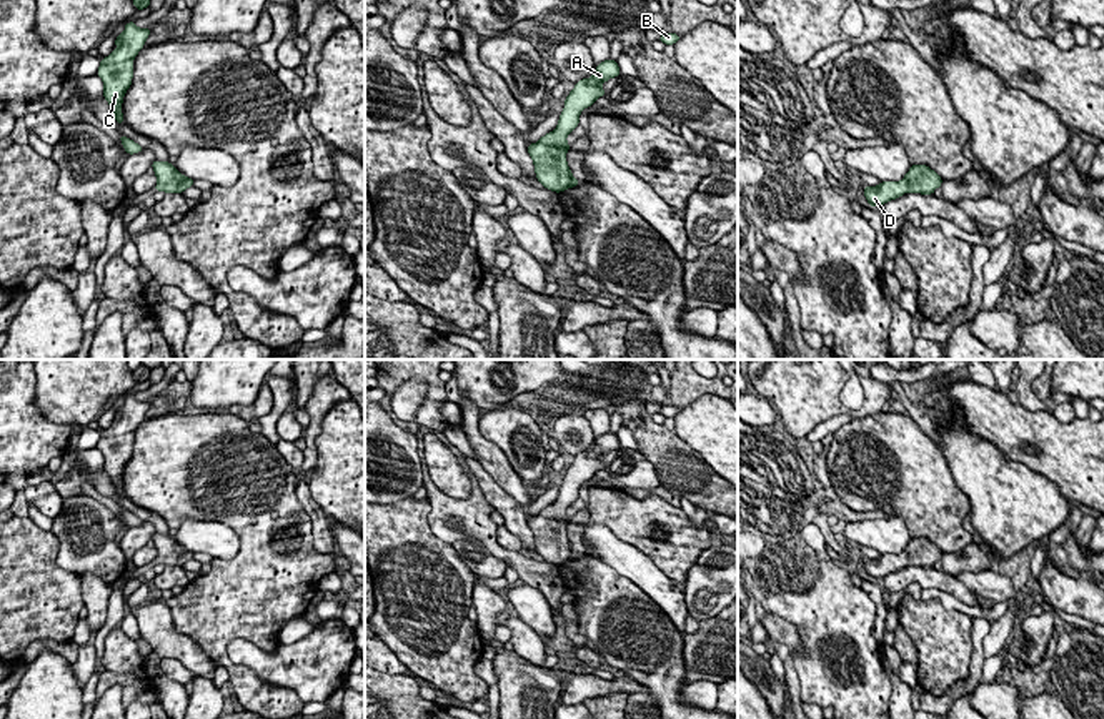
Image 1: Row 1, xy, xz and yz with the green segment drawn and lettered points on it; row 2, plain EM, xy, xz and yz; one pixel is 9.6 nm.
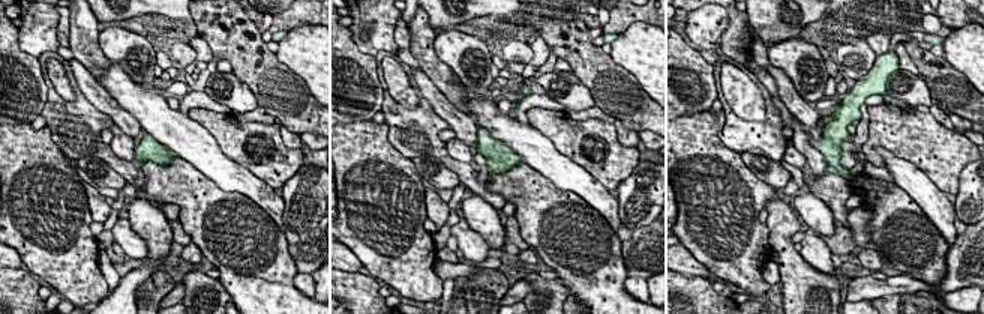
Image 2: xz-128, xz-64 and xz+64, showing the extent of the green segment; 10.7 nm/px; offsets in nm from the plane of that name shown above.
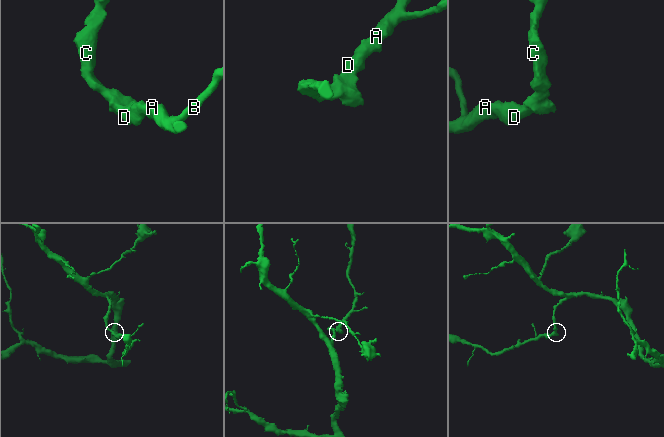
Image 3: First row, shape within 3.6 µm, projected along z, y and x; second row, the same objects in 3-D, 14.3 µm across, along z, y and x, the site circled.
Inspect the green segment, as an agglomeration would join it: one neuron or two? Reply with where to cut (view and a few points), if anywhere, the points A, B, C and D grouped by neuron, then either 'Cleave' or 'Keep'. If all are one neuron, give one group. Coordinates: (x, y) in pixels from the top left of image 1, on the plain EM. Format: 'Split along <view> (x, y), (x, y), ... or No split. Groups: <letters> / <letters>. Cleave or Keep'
No split. Groups: A B C D. Keep

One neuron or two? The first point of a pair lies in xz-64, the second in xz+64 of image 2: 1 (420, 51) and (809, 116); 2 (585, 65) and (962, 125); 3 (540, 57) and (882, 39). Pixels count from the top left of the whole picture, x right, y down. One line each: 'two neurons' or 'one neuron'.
1: one neuron
2: two neurons
3: one neuron

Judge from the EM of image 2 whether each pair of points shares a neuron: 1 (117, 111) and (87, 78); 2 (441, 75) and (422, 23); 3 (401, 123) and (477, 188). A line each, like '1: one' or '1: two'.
1: one
2: one
3: one

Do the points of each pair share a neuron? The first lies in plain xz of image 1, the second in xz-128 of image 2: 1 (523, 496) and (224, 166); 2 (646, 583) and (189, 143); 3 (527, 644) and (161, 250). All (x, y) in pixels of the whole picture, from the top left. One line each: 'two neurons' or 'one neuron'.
1: two neurons
2: one neuron
3: two neurons

